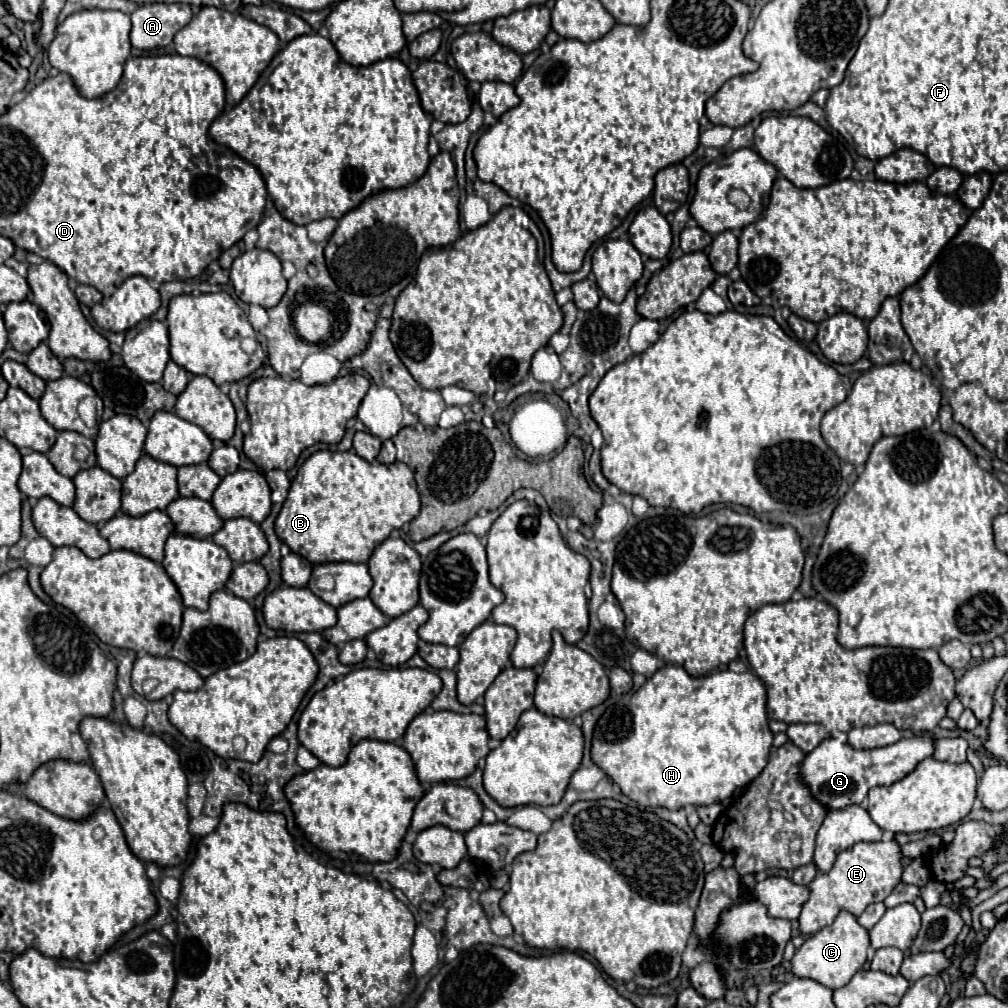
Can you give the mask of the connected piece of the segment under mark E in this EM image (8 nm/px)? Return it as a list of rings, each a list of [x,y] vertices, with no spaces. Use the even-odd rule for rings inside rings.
[[[894,838],[880,842],[858,842],[852,848],[840,852],[832,870],[828,874],[818,874],[810,882],[810,898],[804,904],[798,920],[800,932],[814,934],[820,928],[830,926],[840,910],[848,910],[858,918],[866,906],[882,902],[902,882],[902,858],[902,848]]]

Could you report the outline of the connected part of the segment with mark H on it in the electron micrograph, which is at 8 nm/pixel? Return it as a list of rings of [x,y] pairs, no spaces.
[[[668,664],[660,668],[652,678],[644,682],[640,690],[636,690],[628,702],[614,704],[606,708],[602,718],[598,720],[594,728],[594,742],[592,742],[592,760],[620,786],[622,794],[626,794],[630,800],[642,804],[642,806],[664,806],[668,810],[678,810],[684,808],[686,804],[692,806],[710,806],[716,802],[724,802],[734,794],[734,790],[748,786],[760,772],[764,770],[764,764],[768,764],[768,756],[772,750],[772,740],[774,734],[768,728],[768,716],[766,716],[766,686],[754,672],[744,672],[736,674],[732,670],[722,670],[722,672],[712,672],[706,676],[690,676],[684,668],[676,664]]]

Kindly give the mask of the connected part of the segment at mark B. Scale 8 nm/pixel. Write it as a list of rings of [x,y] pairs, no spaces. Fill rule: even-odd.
[[[320,450],[316,454],[312,454],[300,468],[298,468],[298,474],[296,478],[292,480],[292,486],[288,490],[288,498],[276,518],[276,536],[298,556],[304,556],[308,562],[312,564],[326,564],[326,562],[368,562],[368,558],[372,556],[372,552],[390,536],[392,530],[398,530],[402,528],[404,522],[410,522],[418,516],[420,512],[420,496],[418,496],[418,490],[416,490],[416,480],[414,480],[414,474],[412,470],[402,464],[402,462],[392,462],[392,464],[370,464],[366,462],[364,458],[360,458],[356,452],[348,450],[348,452],[330,452],[330,450]]]

